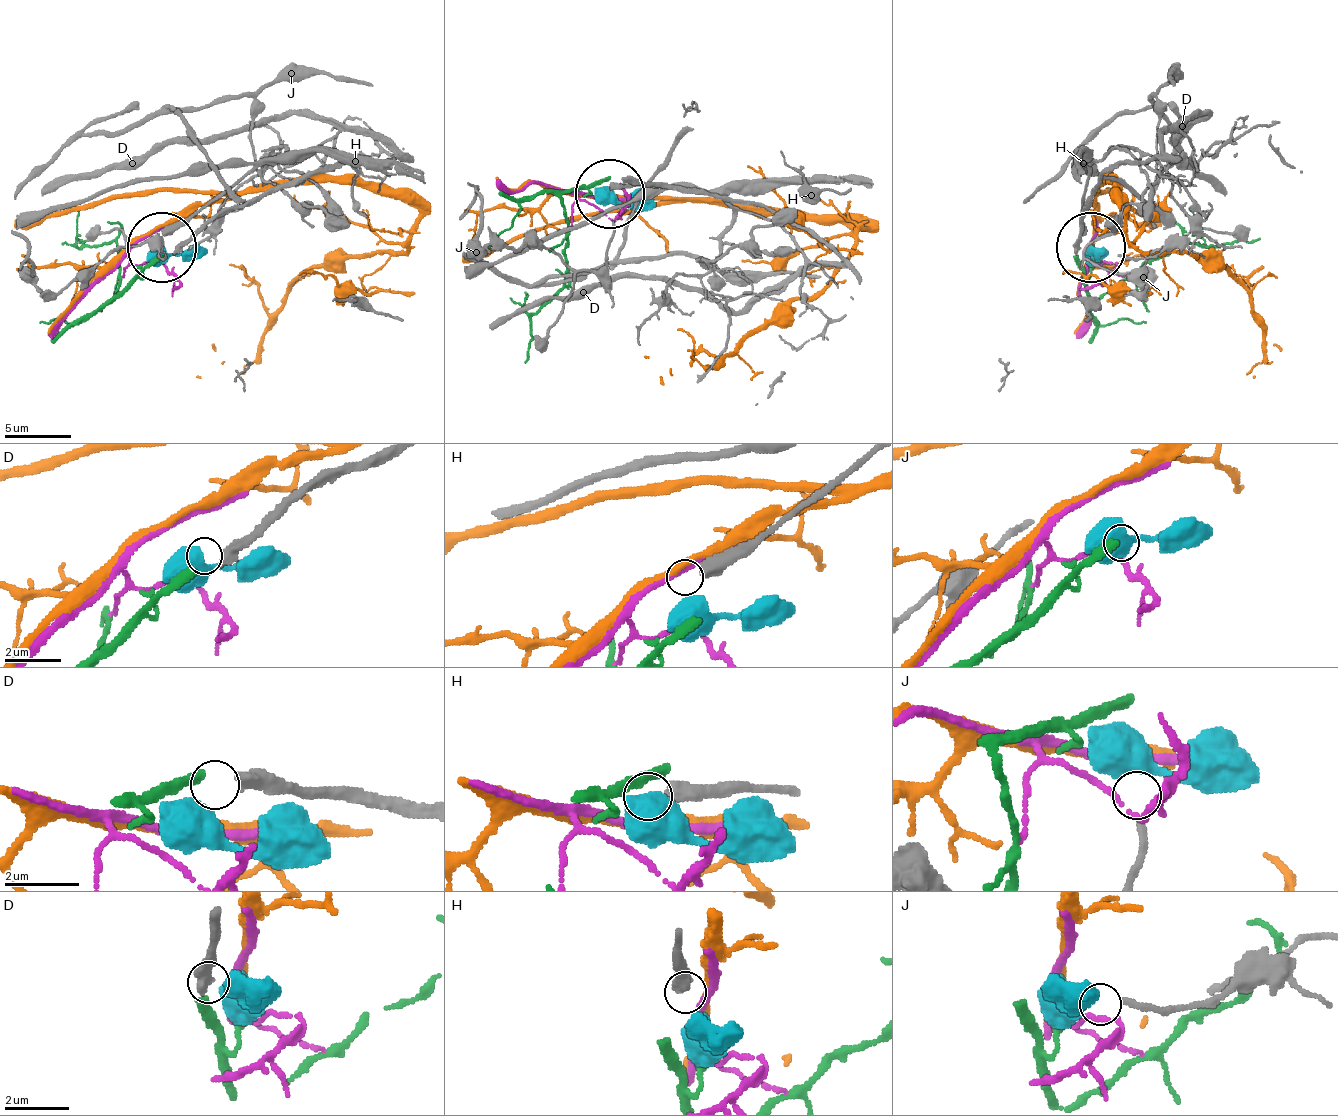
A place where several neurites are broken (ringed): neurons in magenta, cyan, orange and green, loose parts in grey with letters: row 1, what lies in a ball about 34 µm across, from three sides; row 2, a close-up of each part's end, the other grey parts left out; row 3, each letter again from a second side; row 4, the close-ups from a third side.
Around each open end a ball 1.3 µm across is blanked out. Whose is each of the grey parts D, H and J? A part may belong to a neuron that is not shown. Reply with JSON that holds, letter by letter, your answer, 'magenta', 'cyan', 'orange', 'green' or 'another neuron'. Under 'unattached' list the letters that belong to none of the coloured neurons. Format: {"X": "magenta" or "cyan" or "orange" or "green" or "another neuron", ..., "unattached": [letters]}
{"D": "green", "H": "another neuron", "J": "cyan", "unattached": ["H"]}

